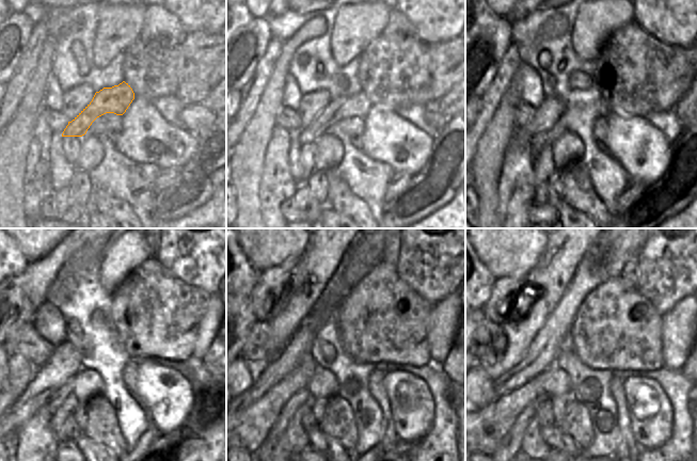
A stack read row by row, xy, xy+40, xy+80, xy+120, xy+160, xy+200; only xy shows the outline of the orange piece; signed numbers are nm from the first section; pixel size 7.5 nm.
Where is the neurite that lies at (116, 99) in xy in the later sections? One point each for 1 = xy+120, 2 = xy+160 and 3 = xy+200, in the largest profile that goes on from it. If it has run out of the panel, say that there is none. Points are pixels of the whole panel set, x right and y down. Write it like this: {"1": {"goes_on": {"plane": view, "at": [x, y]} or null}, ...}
{"1": {"goes_on": {"plane": "xy+120", "at": [57, 399]}}, "2": {"goes_on": {"plane": "xy+160", "at": [279, 429]}}, "3": {"goes_on": {"plane": "xy+200", "at": [510, 445]}}}

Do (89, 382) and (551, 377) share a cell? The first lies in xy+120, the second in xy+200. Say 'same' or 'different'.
same

